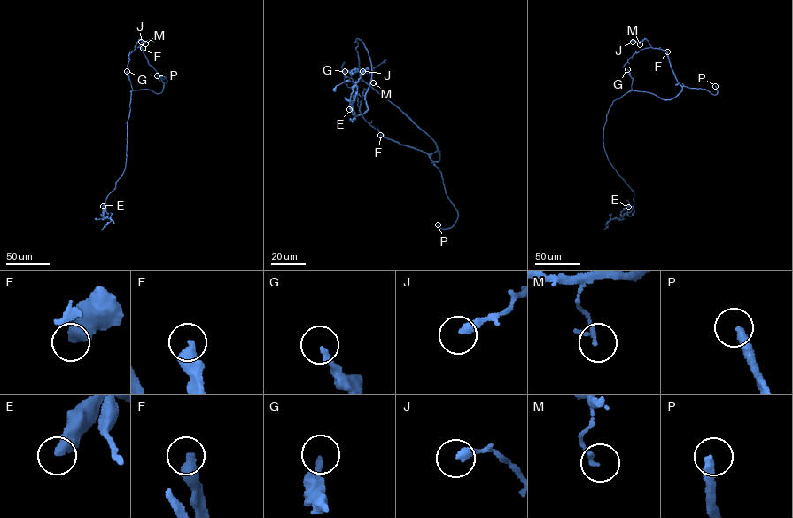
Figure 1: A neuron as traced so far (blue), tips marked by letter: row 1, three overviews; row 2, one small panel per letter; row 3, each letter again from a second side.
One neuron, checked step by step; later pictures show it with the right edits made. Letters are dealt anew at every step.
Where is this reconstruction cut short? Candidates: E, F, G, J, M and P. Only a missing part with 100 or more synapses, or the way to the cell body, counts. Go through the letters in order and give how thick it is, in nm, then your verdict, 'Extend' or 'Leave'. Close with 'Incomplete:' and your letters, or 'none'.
E: Thickness 500 nm. Leave
F: Thickness 440 nm. Extend
G: Thickness 190 nm. Leave
J: Thickness 320 nm. Leave
M: Thickness 150 nm. Leave
P: Thickness 340 nm. Extend
Incomplete: F, P

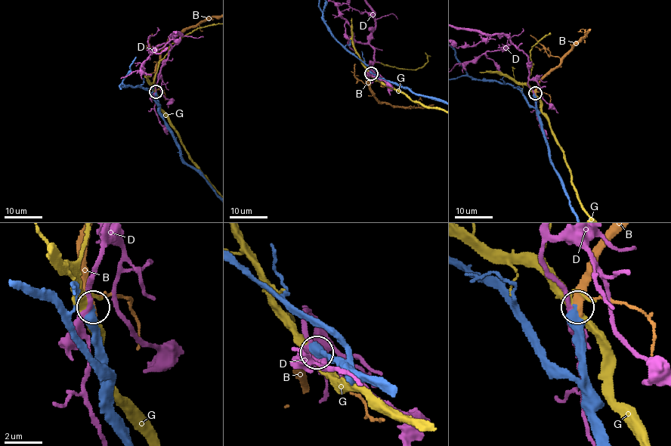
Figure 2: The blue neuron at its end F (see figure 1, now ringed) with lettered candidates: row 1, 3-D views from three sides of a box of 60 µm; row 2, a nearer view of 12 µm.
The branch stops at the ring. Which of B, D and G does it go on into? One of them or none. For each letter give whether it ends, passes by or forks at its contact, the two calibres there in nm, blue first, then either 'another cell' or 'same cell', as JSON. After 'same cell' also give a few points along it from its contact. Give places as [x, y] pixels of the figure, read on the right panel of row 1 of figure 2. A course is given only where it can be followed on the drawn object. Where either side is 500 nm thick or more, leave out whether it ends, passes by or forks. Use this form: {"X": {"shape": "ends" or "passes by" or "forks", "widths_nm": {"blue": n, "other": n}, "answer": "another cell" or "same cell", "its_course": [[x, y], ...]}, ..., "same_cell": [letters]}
{"B": {"widths_nm": {"blue": 600, "other": 240}, "answer": "same cell"}, "D": {"widths_nm": {"blue": 600, "other": 300}, "answer": "another cell"}, "G": {"widths_nm": {"blue": 650, "other": 400}, "answer": "another cell"}, "same_cell": ["B"]}

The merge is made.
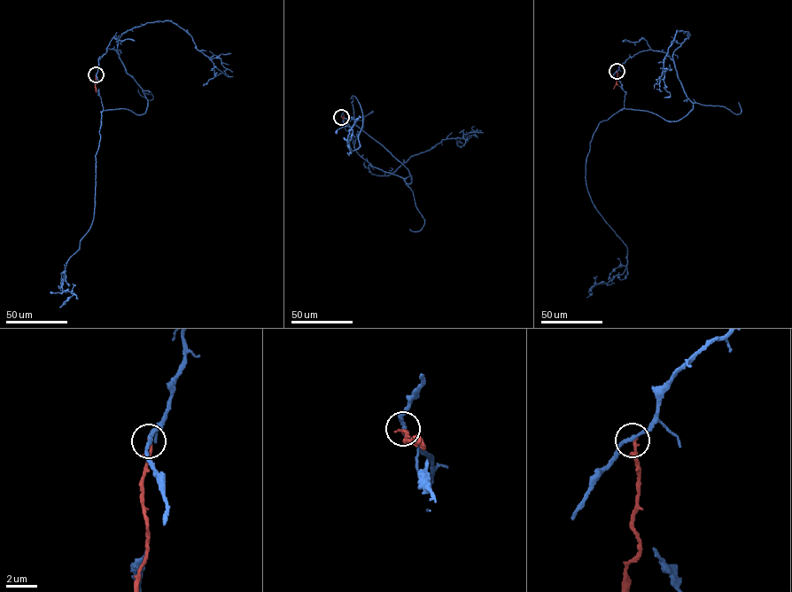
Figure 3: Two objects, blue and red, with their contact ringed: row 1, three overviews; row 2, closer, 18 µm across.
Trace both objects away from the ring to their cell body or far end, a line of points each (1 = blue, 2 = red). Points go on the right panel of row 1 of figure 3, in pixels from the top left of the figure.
1: (617, 71), (664, 52), (693, 108), (671, 121), (622, 108), (599, 124), (585, 180), (627, 266), (586, 297)
2: (617, 71), (617, 81), (613, 89)

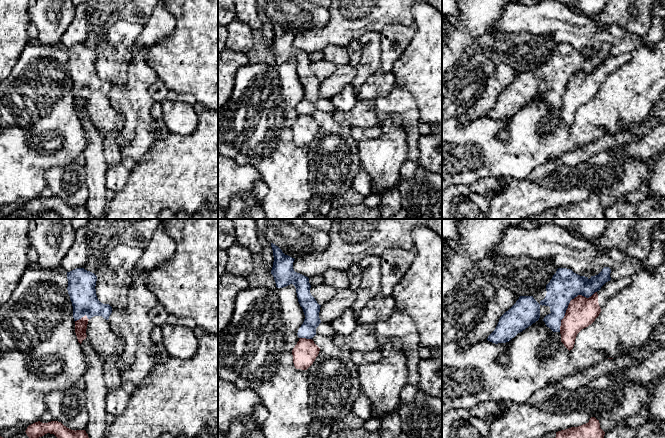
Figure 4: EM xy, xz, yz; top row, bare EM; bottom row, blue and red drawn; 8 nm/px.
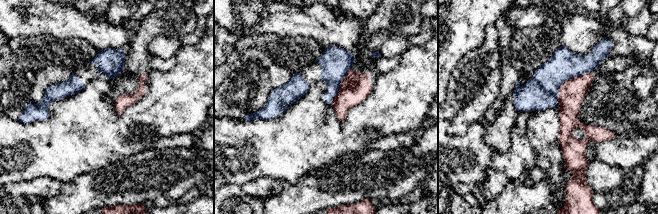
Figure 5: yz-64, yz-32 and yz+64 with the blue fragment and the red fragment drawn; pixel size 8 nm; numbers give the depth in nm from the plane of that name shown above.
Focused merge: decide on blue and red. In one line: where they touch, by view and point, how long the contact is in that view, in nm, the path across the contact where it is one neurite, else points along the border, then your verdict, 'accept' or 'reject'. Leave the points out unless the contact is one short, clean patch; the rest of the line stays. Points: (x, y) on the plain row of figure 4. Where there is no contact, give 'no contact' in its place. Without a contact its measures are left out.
contact yz (569, 78); length 440 nm; border yz (596, 67), (588, 73), (577, 71), (570, 77), (559, 107); reject

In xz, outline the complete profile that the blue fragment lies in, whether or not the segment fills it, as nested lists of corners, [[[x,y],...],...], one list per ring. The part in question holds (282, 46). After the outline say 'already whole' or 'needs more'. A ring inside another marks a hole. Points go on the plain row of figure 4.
[[[271,19],[274,38],[271,50],[274,53],[276,63],[283,64],[293,60],[296,64],[297,74],[303,85],[305,95],[298,106],[299,114],[312,115],[316,110],[334,113],[336,107],[330,99],[322,98],[319,94],[320,83],[310,69],[309,54],[297,49],[293,45],[294,34],[285,31],[282,26]]]; needs more

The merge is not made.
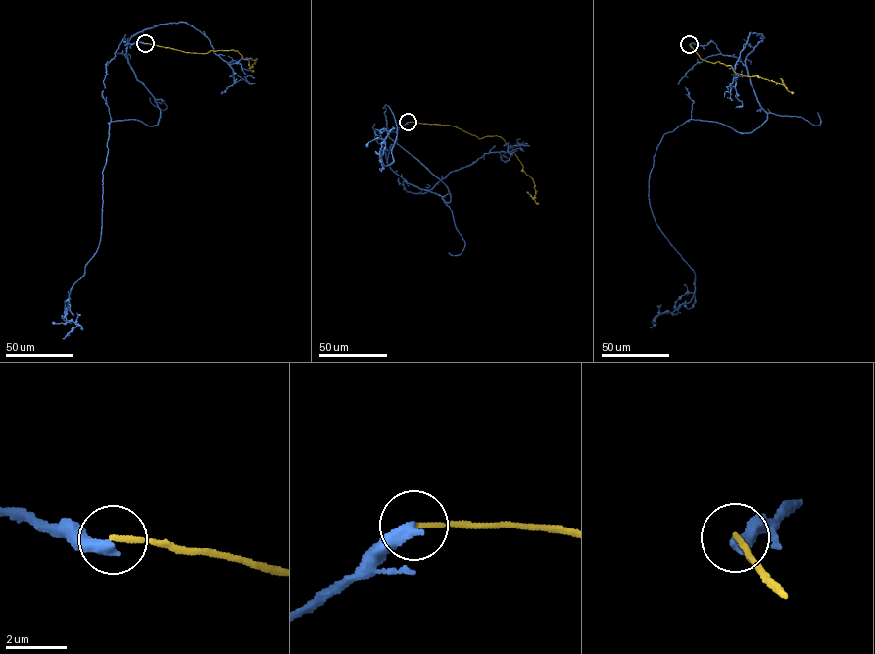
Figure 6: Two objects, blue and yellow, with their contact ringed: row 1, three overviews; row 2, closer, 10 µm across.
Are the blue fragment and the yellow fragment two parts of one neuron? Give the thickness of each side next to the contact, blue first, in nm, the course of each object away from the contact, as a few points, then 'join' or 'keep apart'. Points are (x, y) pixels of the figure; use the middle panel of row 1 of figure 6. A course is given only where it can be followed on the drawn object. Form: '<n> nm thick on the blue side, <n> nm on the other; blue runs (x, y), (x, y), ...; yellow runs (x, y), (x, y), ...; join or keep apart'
460 nm thick on the blue side, 170 nm on the other; blue runs (408, 122), (388, 166), (449, 202), (387, 134), (389, 106), (397, 136), (384, 168), (390, 131), (376, 129); yellow runs (408, 122), (450, 125), (478, 138), (500, 136), (533, 179), (533, 199), (527, 191); keep apart

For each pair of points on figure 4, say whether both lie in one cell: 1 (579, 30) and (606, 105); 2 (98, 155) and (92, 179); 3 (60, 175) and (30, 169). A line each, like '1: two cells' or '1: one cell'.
1: two cells
2: one cell
3: two cells

